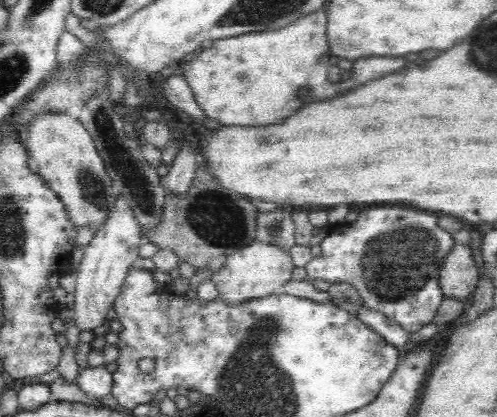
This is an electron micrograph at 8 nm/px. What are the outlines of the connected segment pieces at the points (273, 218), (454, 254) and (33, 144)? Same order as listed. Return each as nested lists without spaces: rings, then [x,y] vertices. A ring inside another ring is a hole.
[[[280,208],[275,212],[257,214],[255,238],[264,244],[278,245],[282,251],[296,245],[295,224],[288,208]]]
[[[455,244],[444,259],[439,274],[444,298],[458,300],[463,304],[476,292],[481,269],[476,266],[472,252],[469,245]]]
[[[46,113],[29,128],[24,142],[27,154],[38,164],[37,175],[62,201],[68,221],[78,228],[92,228],[94,232],[106,222],[116,202],[112,182],[98,155],[90,133],[77,120],[66,113]]]

